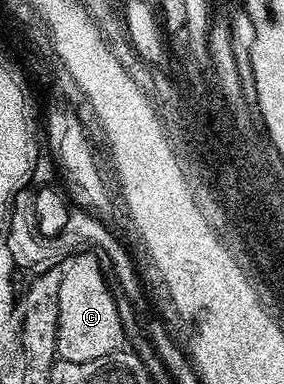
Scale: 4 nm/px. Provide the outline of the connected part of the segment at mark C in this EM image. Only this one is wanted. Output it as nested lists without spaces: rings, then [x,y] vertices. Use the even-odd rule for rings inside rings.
[[[92,252],[69,253],[58,271],[56,352],[61,362],[82,364],[86,360],[98,360],[98,356],[110,356],[110,352],[125,345],[120,306],[108,287],[103,264],[95,257],[99,258]]]

